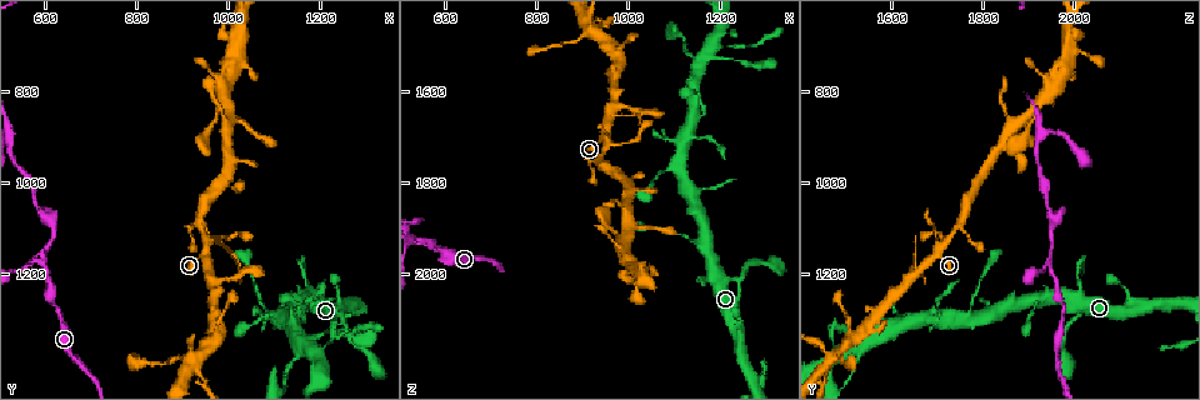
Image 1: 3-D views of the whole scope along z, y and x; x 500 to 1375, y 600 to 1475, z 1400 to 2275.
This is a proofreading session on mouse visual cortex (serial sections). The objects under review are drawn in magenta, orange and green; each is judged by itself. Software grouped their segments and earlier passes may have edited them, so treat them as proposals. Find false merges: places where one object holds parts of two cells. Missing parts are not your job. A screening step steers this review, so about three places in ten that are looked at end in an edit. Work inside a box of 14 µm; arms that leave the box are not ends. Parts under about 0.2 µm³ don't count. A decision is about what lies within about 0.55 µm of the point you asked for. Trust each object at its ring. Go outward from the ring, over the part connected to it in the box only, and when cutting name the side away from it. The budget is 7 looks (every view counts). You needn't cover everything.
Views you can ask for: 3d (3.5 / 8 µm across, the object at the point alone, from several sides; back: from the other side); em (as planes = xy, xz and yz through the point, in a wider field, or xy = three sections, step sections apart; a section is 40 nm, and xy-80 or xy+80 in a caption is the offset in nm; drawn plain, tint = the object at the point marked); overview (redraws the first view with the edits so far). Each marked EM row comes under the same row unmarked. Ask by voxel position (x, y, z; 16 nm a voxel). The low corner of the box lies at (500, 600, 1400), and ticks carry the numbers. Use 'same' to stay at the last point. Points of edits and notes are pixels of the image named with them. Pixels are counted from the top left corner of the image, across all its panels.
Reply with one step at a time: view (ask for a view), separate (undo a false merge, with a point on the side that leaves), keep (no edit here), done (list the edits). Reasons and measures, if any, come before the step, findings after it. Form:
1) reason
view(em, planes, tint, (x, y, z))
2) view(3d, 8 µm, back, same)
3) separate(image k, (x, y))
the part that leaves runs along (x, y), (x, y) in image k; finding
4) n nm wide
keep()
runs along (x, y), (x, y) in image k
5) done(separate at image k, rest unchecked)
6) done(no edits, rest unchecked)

three-way junction
view(3d, 8 µm, (595, 1175, 1945))

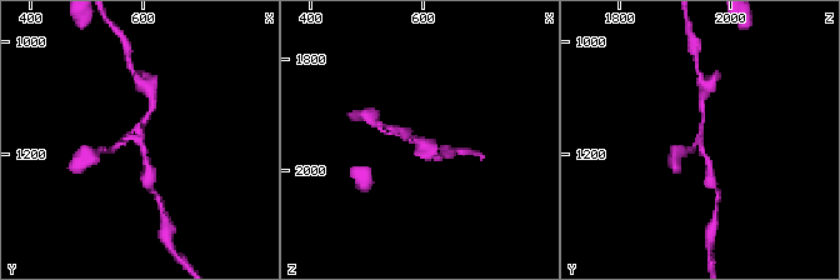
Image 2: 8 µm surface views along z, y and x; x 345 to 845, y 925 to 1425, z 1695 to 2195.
need the tissue
view(em, xy, step 2, tint, (590, 1175, 1945))

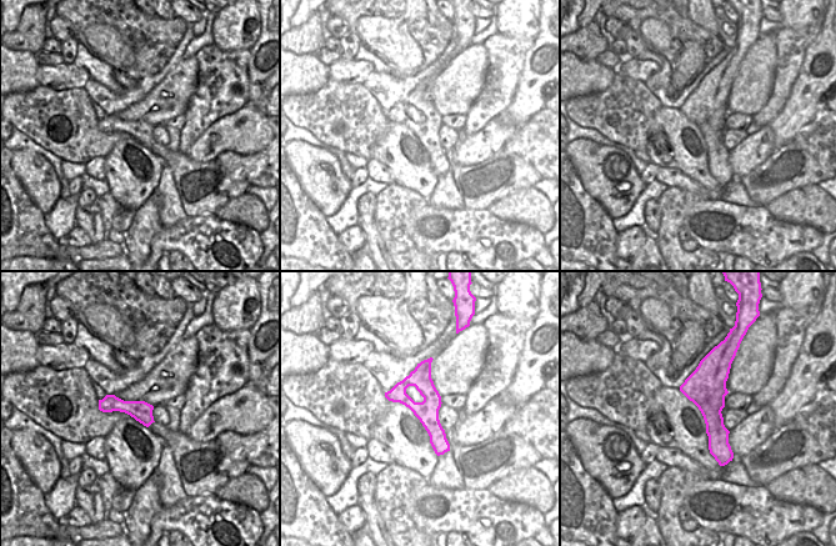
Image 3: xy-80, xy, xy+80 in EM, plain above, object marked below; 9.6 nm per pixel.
arms of 100, 150, 150 nm
keep()
runs along (707, 359), (709, 397), (721, 460) in image 3; continuous, no second cell

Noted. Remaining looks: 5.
narrows sharply
view(3d, 3.5 µm, (580, 1055, 1940))

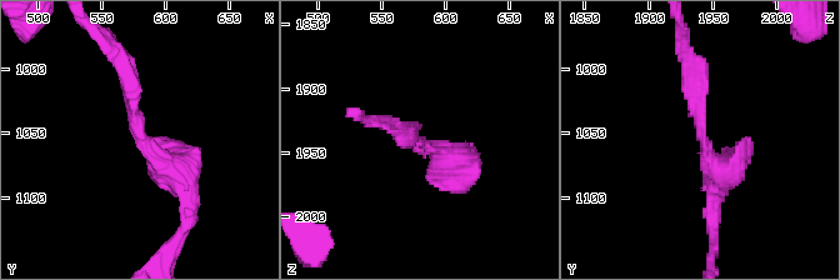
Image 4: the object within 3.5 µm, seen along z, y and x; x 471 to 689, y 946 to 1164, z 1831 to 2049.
arms of 250, 350 nm
view(em, xy, step 1, tint, (582, 1052, 1940))

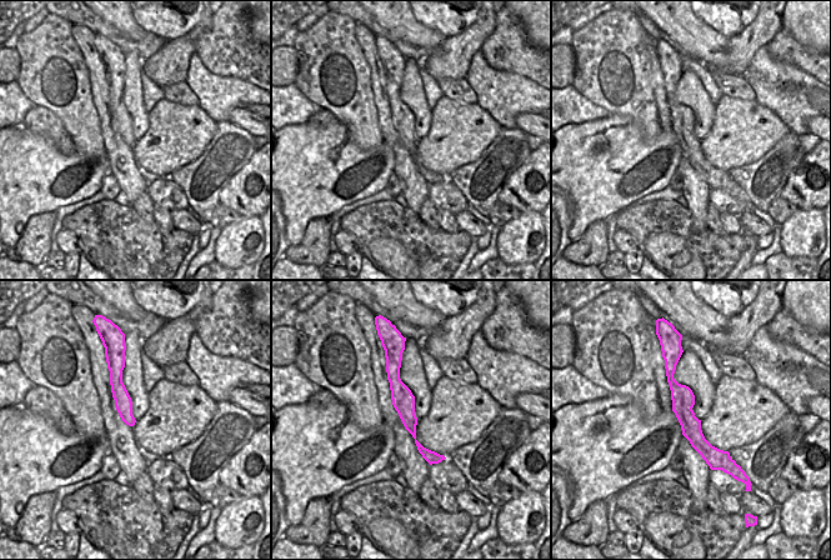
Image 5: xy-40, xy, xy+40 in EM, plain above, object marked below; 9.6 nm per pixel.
keep()
runs along (671, 370), (691, 430), (717, 466) in image 5; continuous, no second cell

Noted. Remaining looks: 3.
abrupt turn
view(3d, 3.5 µm, (925, 1390, 1470))

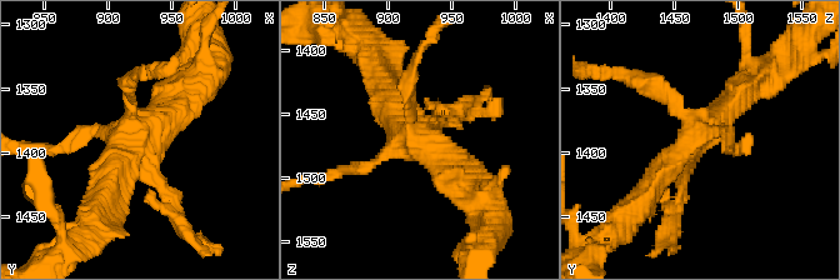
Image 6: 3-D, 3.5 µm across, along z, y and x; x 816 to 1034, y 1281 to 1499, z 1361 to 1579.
need the tissue
view(em, planes, tint, (920, 1386, 1470))

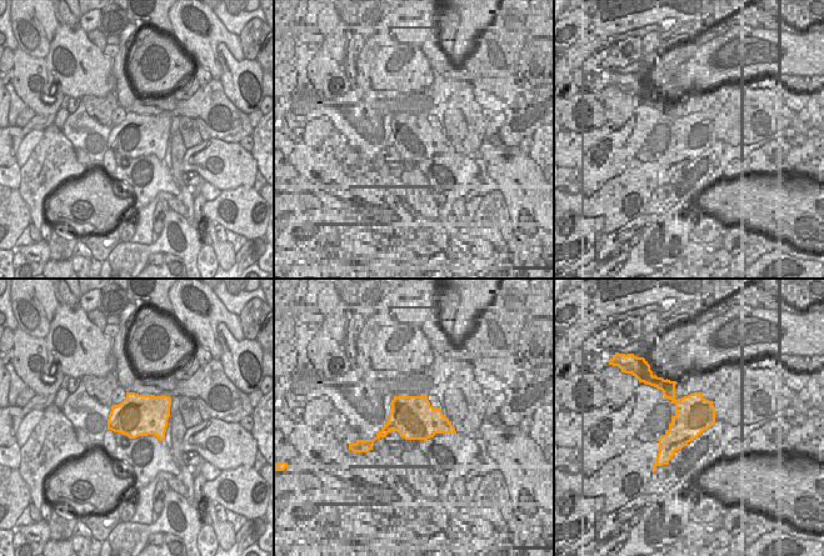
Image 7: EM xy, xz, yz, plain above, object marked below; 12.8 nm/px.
keep()
runs along (746, 86), (650, 186) in image 6; all the same cell

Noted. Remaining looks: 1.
done(no edits, rest unchecked)

